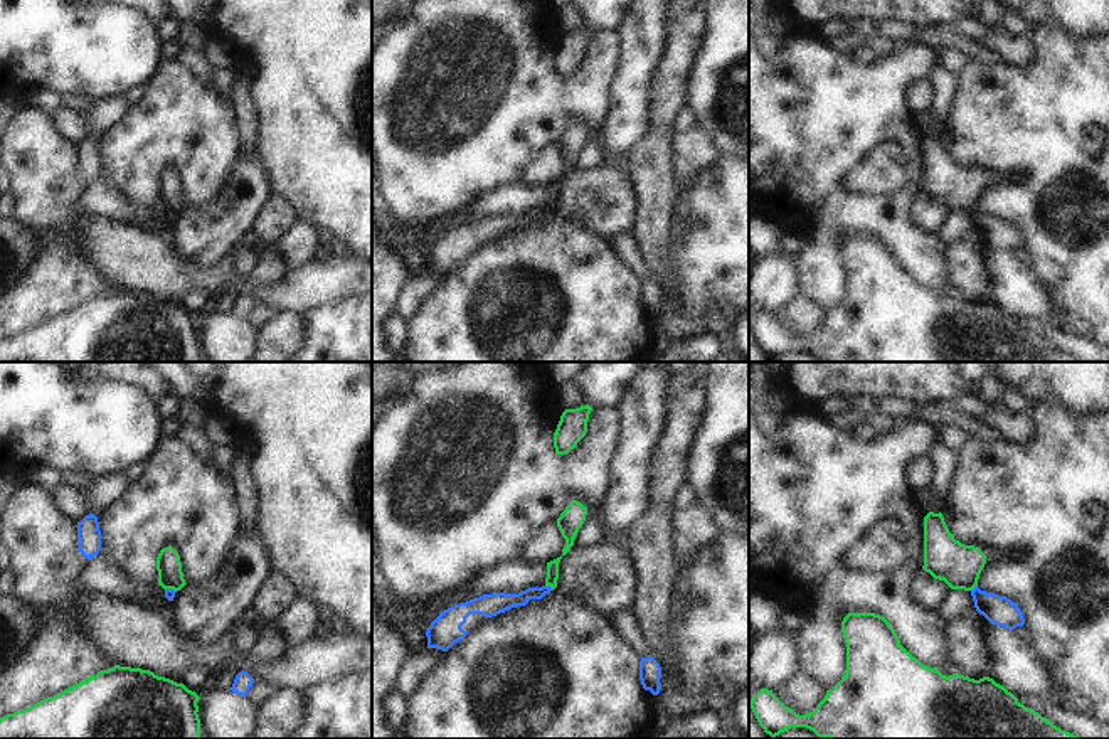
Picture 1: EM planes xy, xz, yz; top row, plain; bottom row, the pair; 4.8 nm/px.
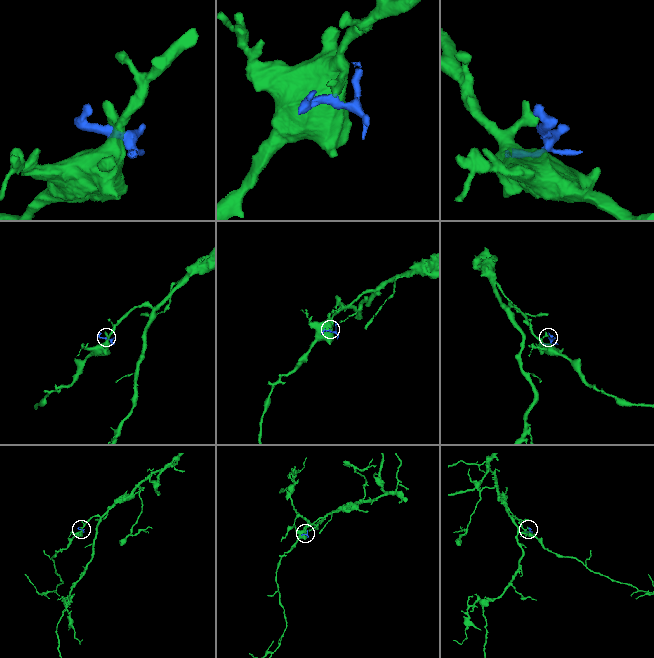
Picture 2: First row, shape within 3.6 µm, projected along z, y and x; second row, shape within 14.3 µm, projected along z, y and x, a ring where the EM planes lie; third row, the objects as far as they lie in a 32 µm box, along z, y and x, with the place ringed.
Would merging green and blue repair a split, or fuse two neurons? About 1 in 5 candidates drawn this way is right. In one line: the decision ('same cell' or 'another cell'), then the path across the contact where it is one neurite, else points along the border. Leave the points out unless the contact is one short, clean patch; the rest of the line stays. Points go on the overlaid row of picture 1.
another cell; border along xz (546, 584), (552, 590)

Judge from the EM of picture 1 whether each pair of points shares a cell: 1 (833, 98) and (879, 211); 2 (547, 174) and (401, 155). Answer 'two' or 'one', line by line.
1: one
2: two

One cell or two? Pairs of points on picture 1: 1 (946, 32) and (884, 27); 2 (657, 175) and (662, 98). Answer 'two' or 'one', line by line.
1: one
2: two

